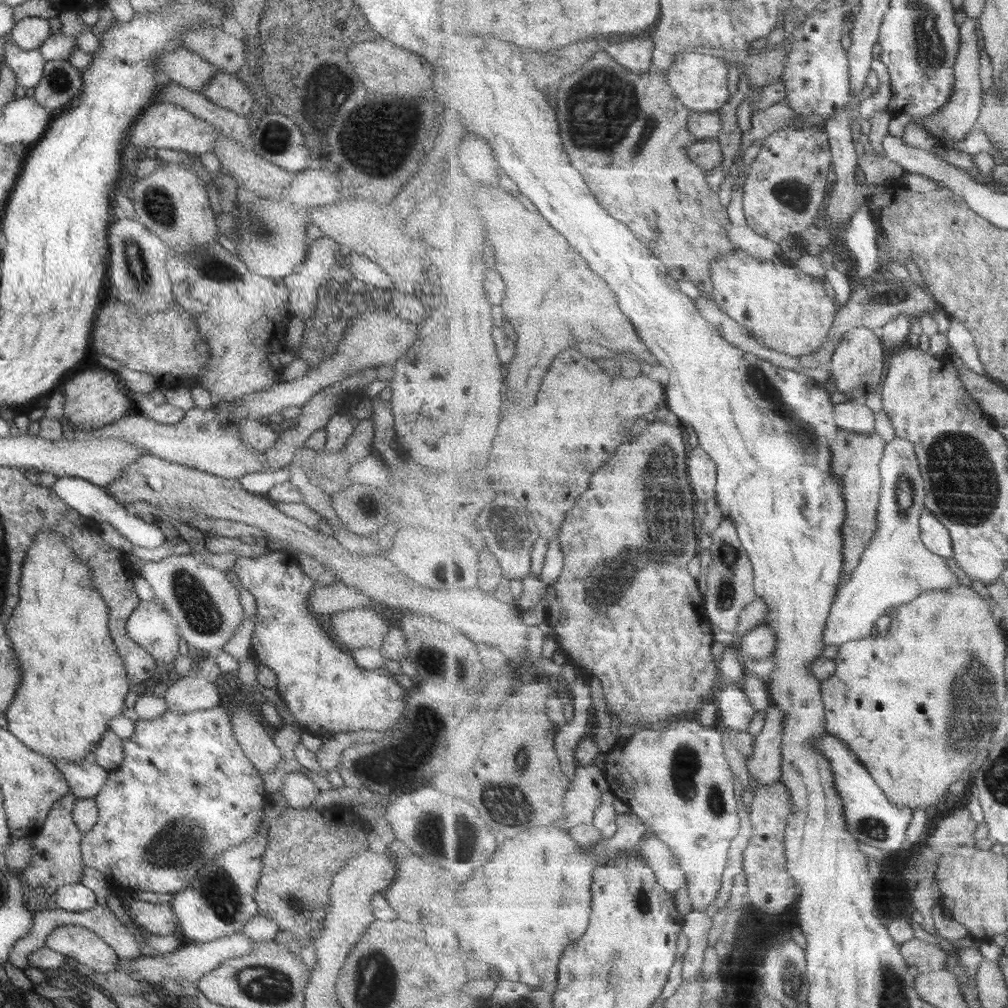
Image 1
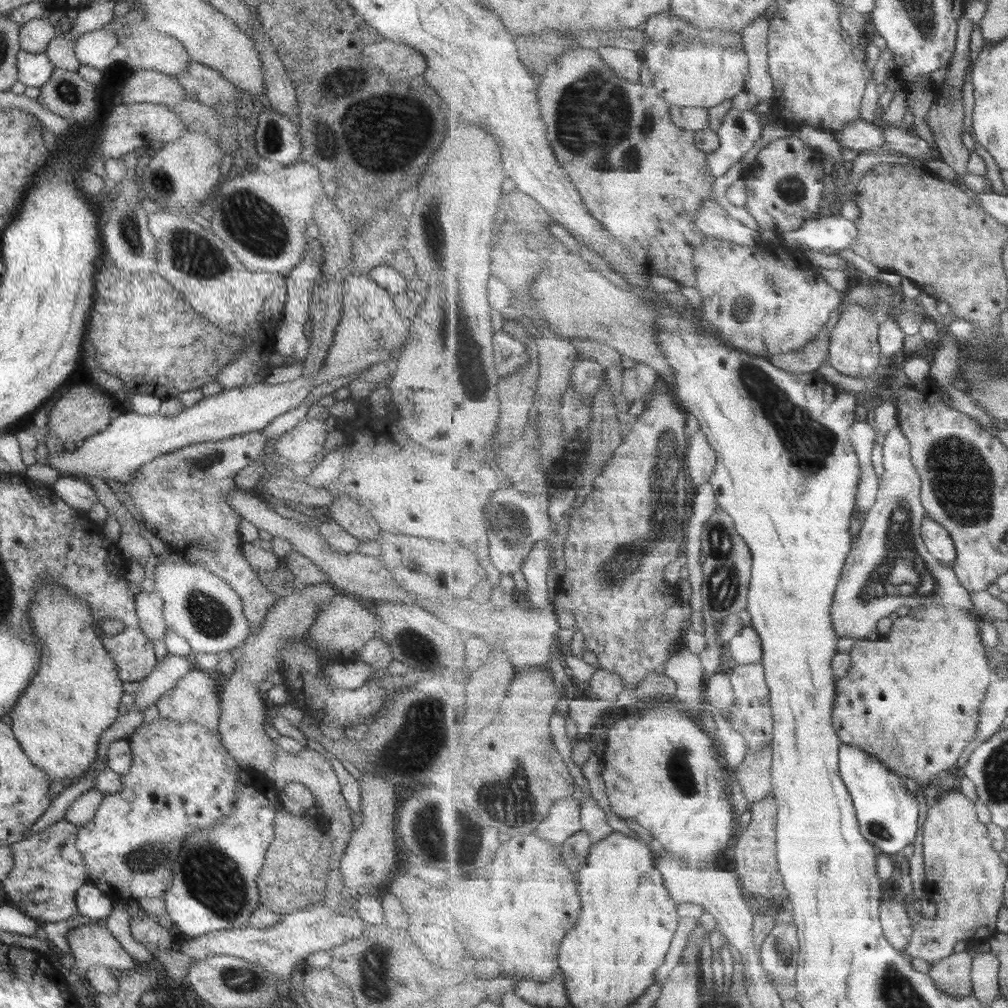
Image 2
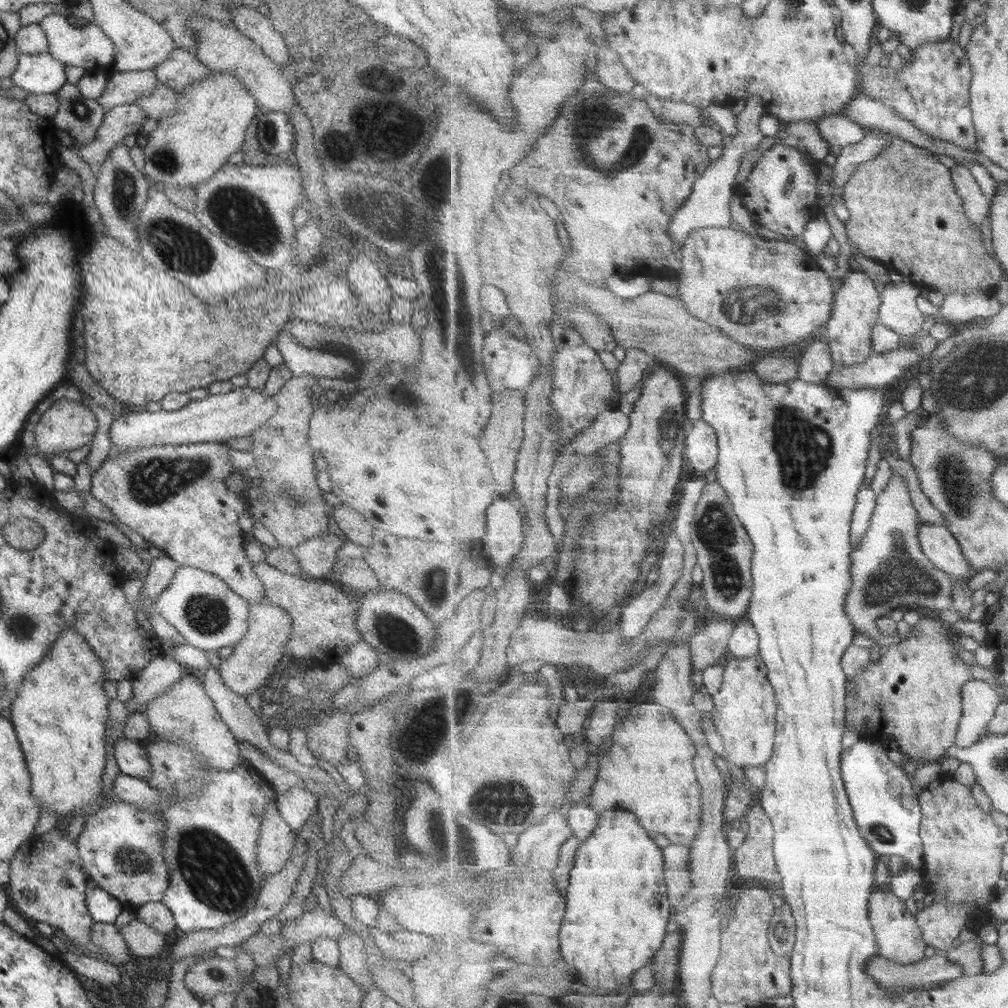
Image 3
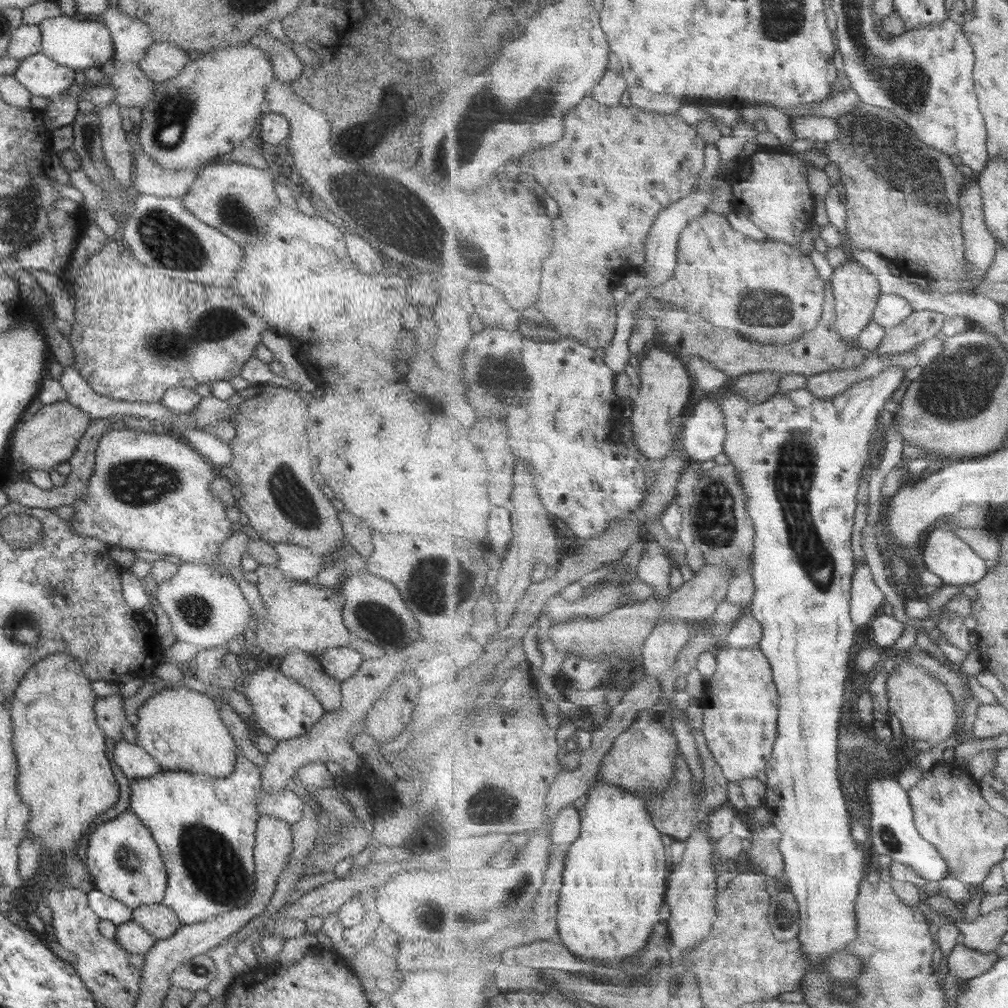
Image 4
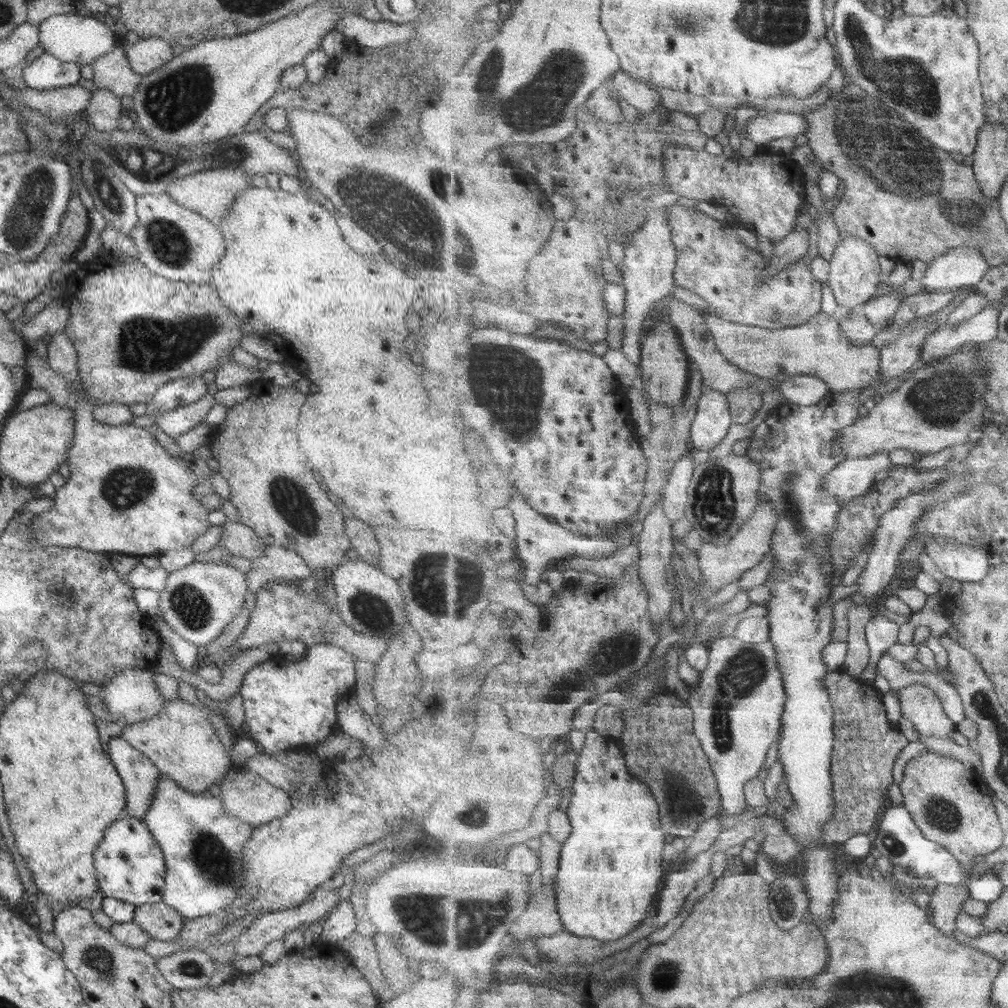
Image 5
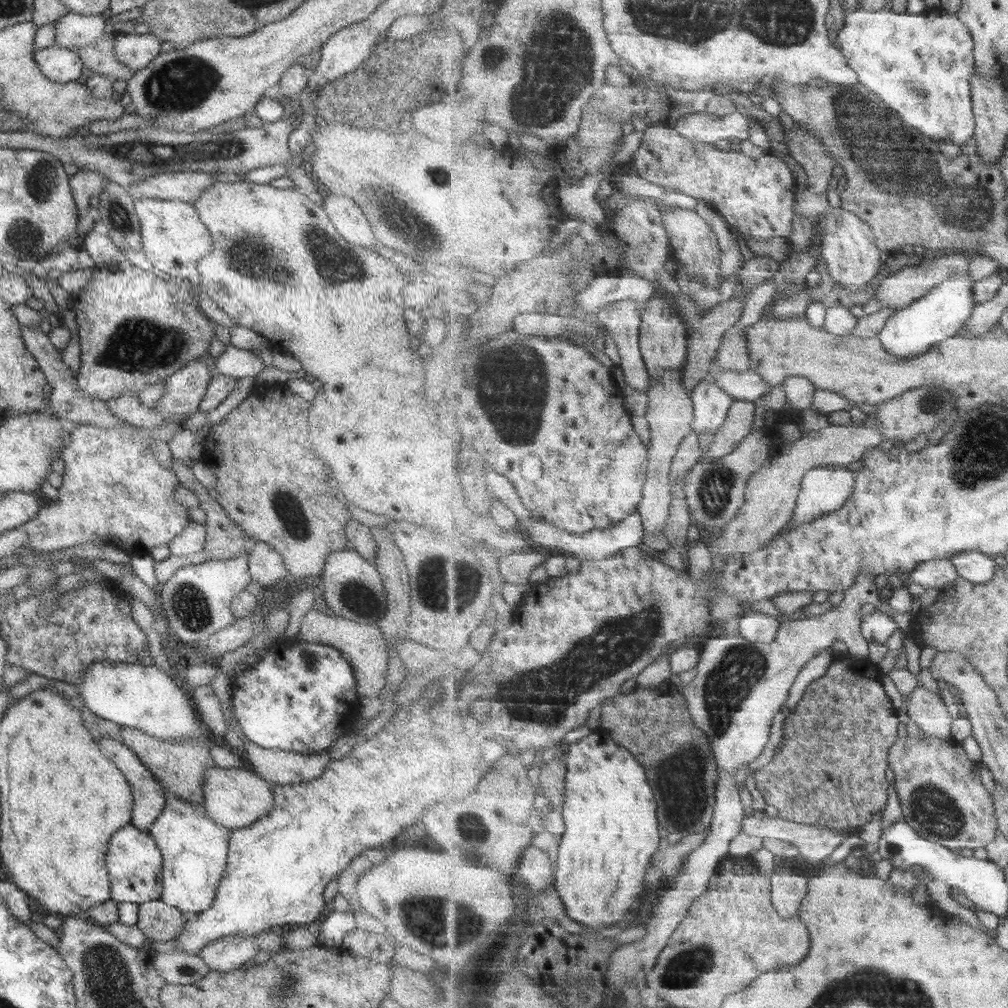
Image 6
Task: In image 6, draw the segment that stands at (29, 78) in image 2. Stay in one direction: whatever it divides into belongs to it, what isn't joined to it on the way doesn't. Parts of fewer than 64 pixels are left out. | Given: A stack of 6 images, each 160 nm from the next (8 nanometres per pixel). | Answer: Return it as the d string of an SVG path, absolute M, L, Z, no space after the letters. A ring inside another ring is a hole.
M55 44L43 50L35 50L33 58L39 73L49 81L59 84L75 82L83 68L82 60L77 52Z

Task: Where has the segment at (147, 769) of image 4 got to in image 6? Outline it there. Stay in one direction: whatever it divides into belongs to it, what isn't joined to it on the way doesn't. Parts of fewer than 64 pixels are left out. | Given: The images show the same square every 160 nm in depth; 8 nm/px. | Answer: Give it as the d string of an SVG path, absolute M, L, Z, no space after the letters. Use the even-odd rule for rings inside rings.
M98 737L96 739L99 746L108 756L109 760L113 762L113 765L119 770L124 777L124 780L129 784L132 795L132 809L131 809L131 820L130 824L136 827L141 832L148 832L153 822L157 820L158 814L161 812L163 805L165 805L165 794L161 784L153 778L151 772L145 769L145 766L139 762L135 754L129 750L128 746L123 743L119 743L111 737Z

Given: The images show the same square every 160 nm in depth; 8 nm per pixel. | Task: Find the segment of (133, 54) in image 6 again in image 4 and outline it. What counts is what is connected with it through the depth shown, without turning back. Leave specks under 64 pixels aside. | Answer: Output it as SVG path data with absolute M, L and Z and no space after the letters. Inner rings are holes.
M155 42L137 64L145 78L153 83L161 83L181 73L189 61L183 48L168 42Z

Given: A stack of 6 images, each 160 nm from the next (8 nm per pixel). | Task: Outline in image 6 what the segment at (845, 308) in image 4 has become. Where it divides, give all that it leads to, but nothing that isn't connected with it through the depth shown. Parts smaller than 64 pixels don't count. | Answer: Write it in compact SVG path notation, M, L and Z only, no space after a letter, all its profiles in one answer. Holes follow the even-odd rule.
M842 206L827 209L827 217L823 222L826 230L825 243L822 245L822 258L825 269L847 293L859 293L865 290L870 281L880 274L883 269L881 263L881 249L876 243L876 234L859 214L847 210Z

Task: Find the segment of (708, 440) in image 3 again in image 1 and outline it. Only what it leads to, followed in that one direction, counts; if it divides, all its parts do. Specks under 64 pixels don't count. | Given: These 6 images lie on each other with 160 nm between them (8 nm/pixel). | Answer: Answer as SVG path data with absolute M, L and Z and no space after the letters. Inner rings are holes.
M699 445L689 451L689 474L694 493L702 501L716 498L718 468L716 462Z

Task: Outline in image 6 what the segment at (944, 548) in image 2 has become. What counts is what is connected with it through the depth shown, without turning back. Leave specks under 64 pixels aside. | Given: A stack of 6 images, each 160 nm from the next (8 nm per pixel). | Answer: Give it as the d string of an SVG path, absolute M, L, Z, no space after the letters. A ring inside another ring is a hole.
M979 550L955 554L950 560L956 566L961 577L977 584L989 582L996 576L995 558Z

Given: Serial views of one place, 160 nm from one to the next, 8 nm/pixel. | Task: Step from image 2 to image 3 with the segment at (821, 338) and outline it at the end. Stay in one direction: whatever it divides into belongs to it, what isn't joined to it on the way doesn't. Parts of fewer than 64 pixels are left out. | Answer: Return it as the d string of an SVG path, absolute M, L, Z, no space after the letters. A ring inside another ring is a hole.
M765 357L754 365L756 373L762 381L785 384L799 376L800 360L795 357Z

